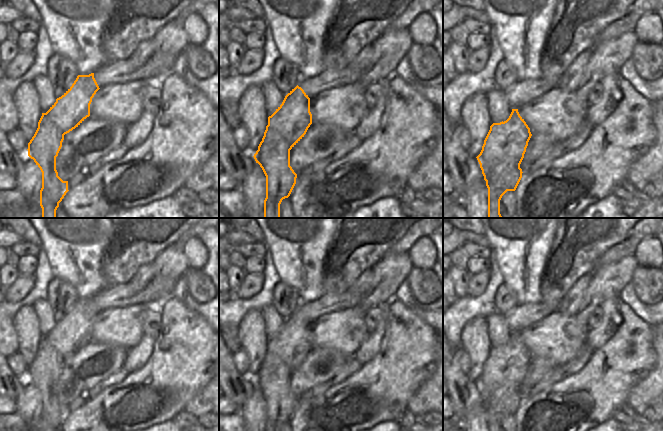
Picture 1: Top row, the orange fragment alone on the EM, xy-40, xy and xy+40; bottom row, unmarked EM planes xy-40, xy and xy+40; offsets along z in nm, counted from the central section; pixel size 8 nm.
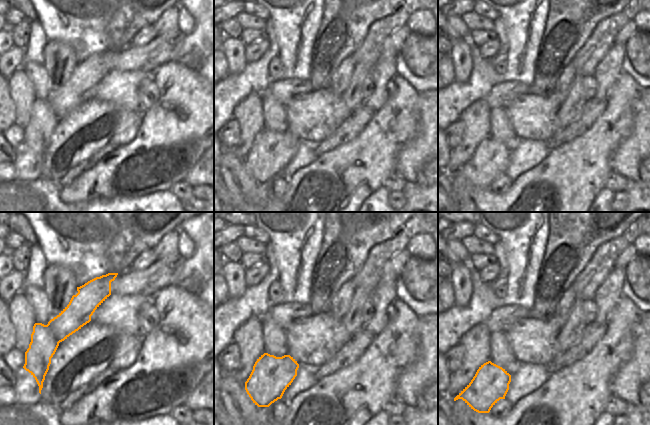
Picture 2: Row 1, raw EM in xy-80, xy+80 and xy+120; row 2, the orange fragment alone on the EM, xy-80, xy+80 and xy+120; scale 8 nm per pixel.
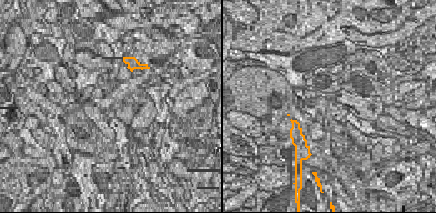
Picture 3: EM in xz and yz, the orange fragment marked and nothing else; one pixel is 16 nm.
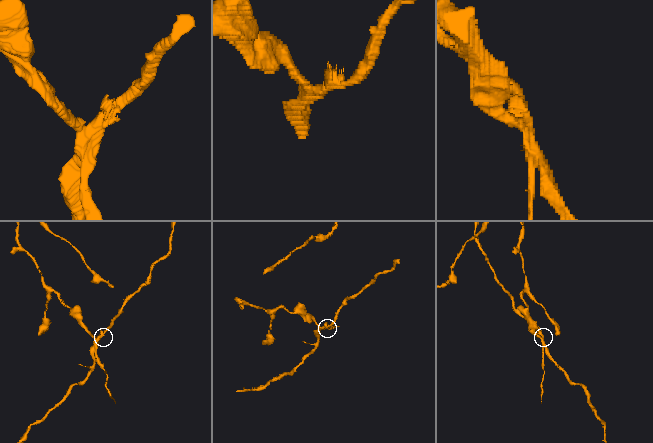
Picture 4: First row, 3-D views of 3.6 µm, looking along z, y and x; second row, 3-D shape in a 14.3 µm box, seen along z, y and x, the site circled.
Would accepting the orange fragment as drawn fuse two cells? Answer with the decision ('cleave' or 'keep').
cleave

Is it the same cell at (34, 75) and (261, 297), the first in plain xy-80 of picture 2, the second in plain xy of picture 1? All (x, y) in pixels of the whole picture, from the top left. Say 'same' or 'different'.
different

